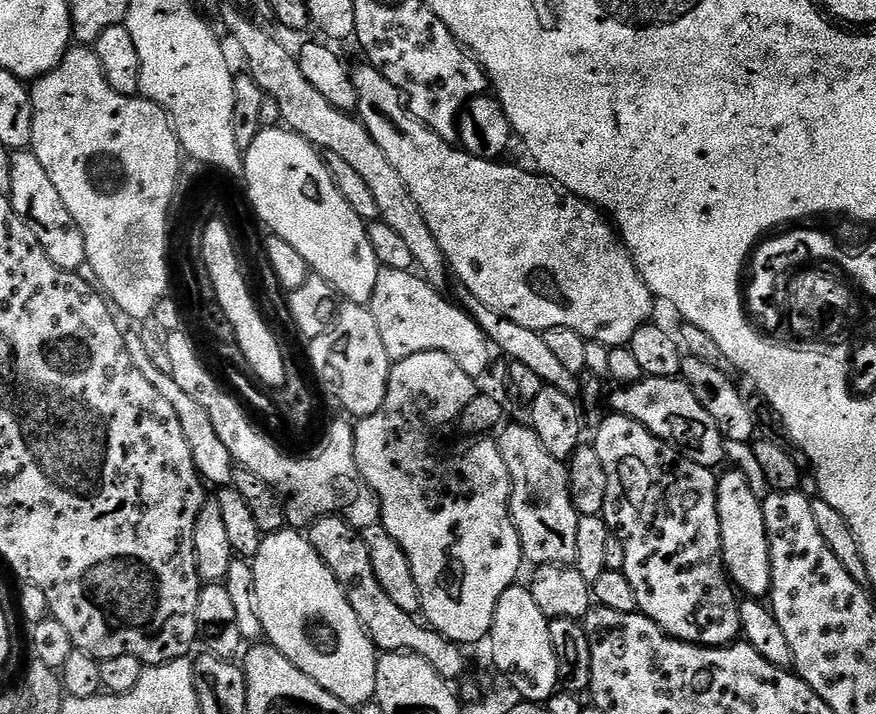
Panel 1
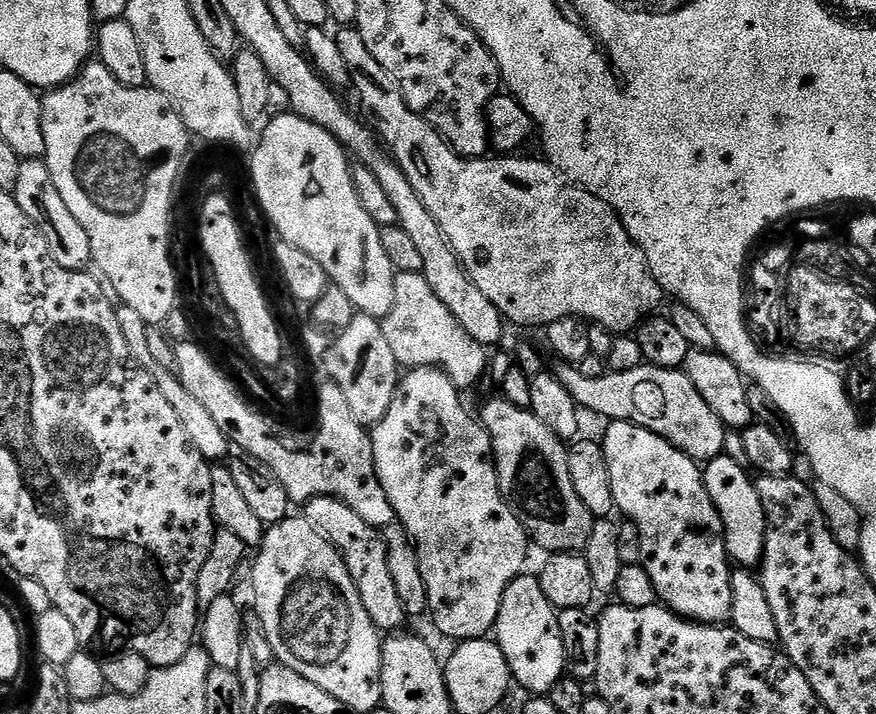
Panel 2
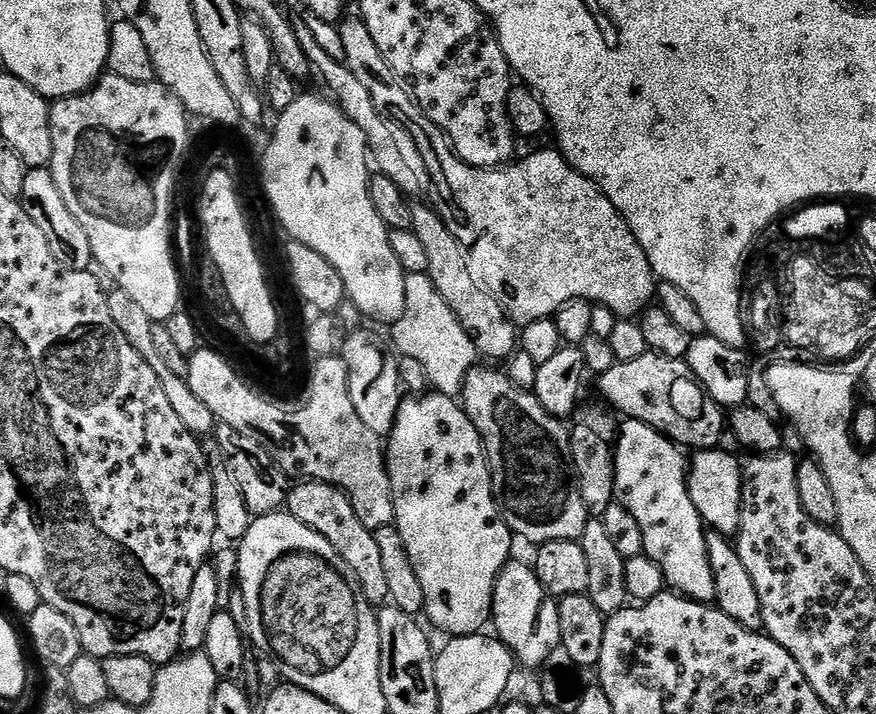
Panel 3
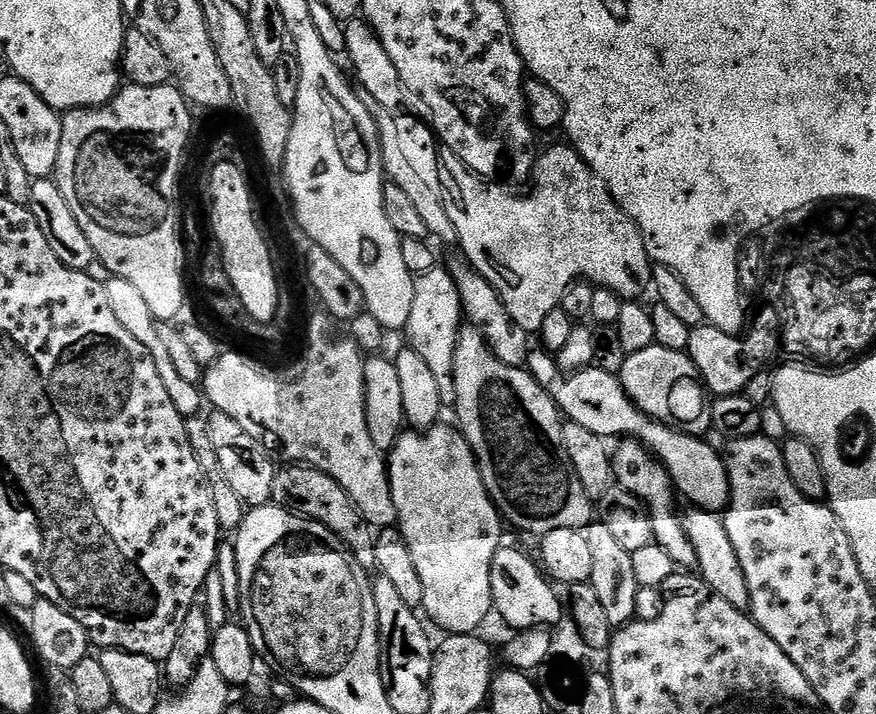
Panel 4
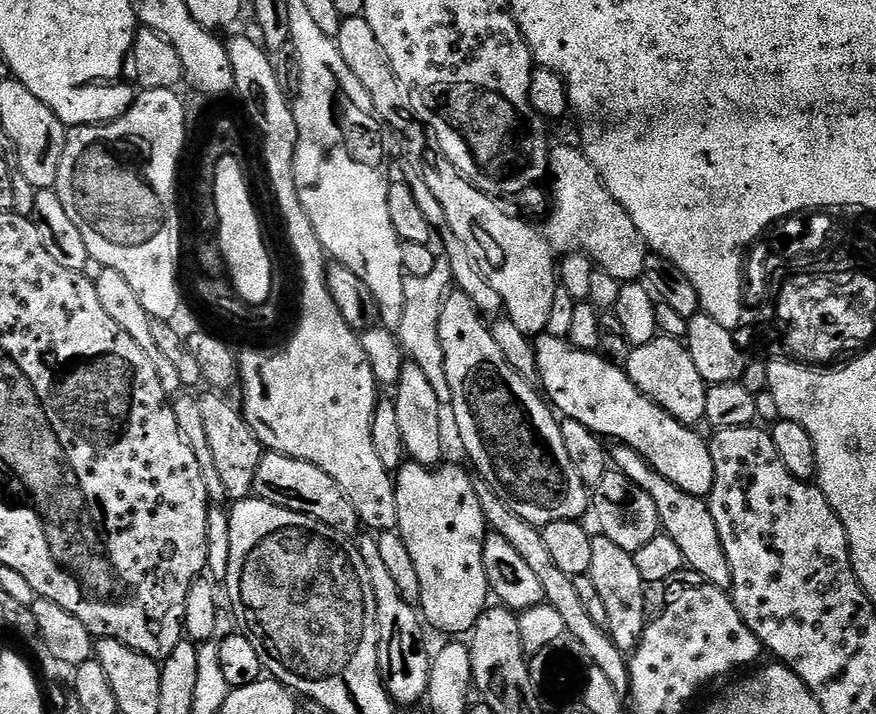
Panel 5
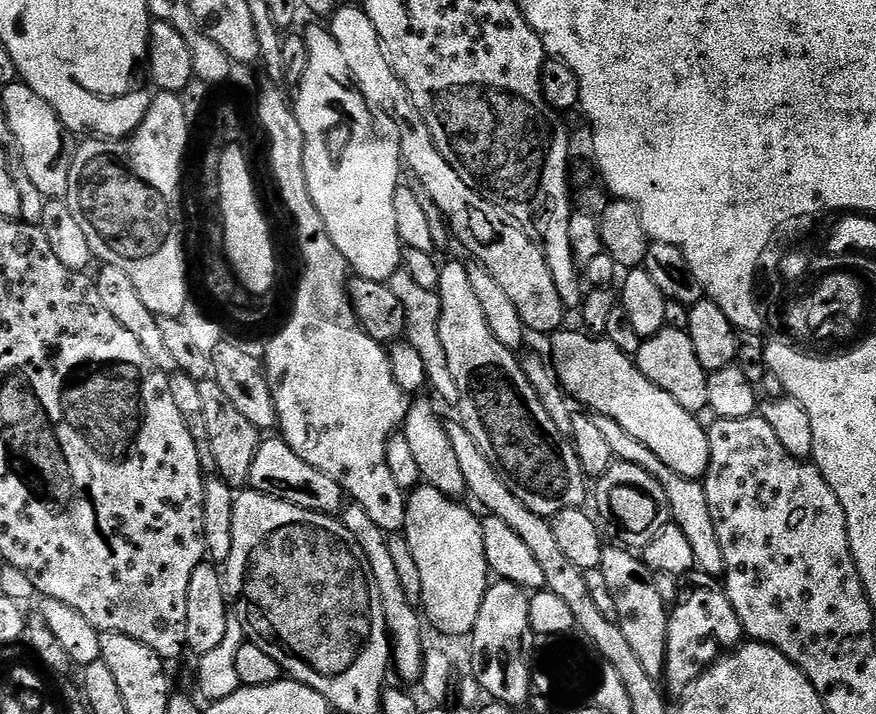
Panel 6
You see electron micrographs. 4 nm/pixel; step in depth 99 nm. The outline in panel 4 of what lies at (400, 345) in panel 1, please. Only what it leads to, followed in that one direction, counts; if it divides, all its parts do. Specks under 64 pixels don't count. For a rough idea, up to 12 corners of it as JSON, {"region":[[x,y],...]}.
{"region":[[447,267],[417,275],[407,343],[455,405],[452,354],[462,327]]}

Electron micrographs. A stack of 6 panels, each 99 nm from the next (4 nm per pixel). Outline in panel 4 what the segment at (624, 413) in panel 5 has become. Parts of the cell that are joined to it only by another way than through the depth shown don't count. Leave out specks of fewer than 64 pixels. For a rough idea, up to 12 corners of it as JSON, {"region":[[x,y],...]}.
{"region":[[527,371],[571,423],[639,440],[689,505],[723,513],[728,471],[707,439],[649,420],[615,375]]}

